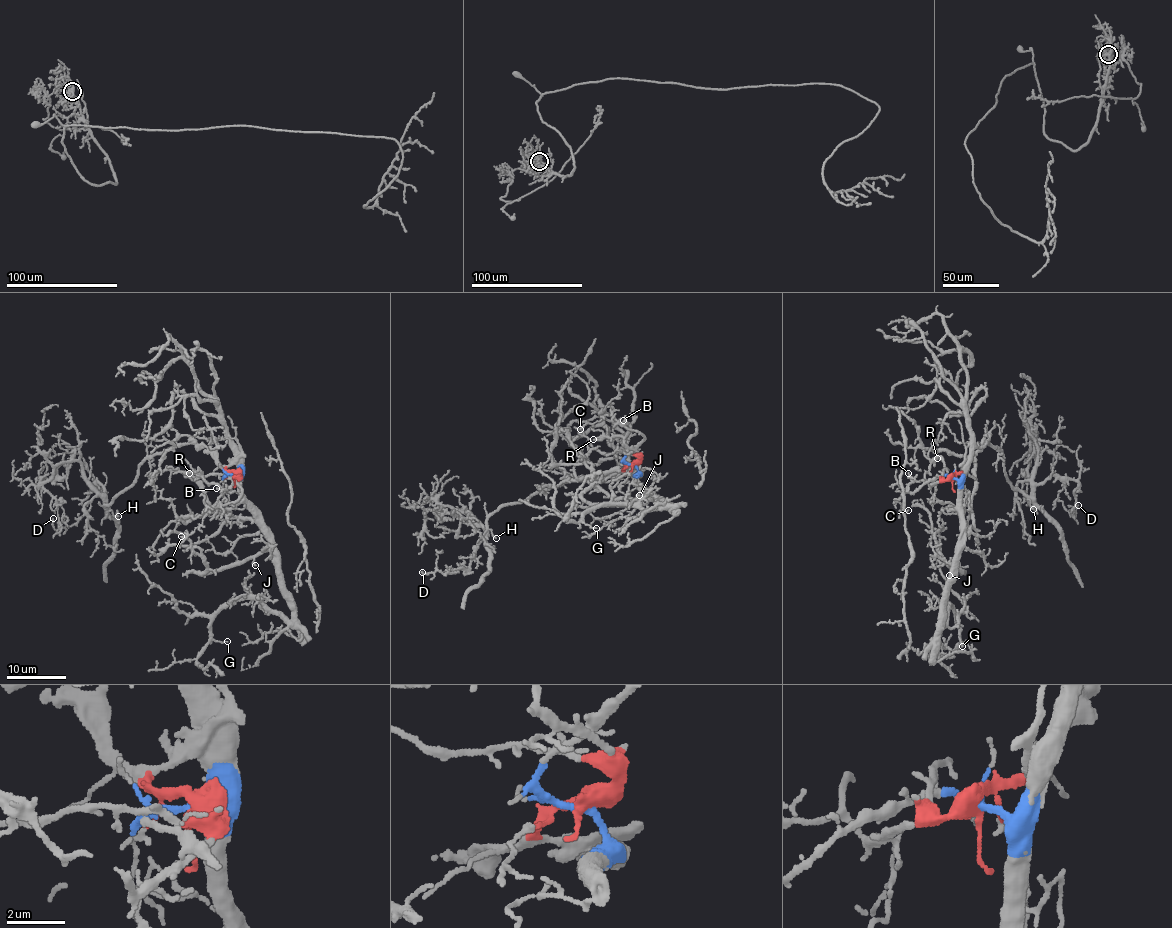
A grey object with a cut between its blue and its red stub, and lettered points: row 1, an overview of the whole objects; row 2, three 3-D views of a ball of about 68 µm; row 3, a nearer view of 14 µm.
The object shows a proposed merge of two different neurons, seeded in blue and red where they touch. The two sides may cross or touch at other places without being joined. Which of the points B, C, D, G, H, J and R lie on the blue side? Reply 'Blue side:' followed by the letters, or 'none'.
Blue side: G, J

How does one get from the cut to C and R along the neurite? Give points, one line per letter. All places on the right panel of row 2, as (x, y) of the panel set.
C: (953, 478), (929, 485), (924, 480), (914, 481), (898, 500), (902, 511), (908, 509)
R: (953, 478), (929, 485), (925, 474), (937, 459)

